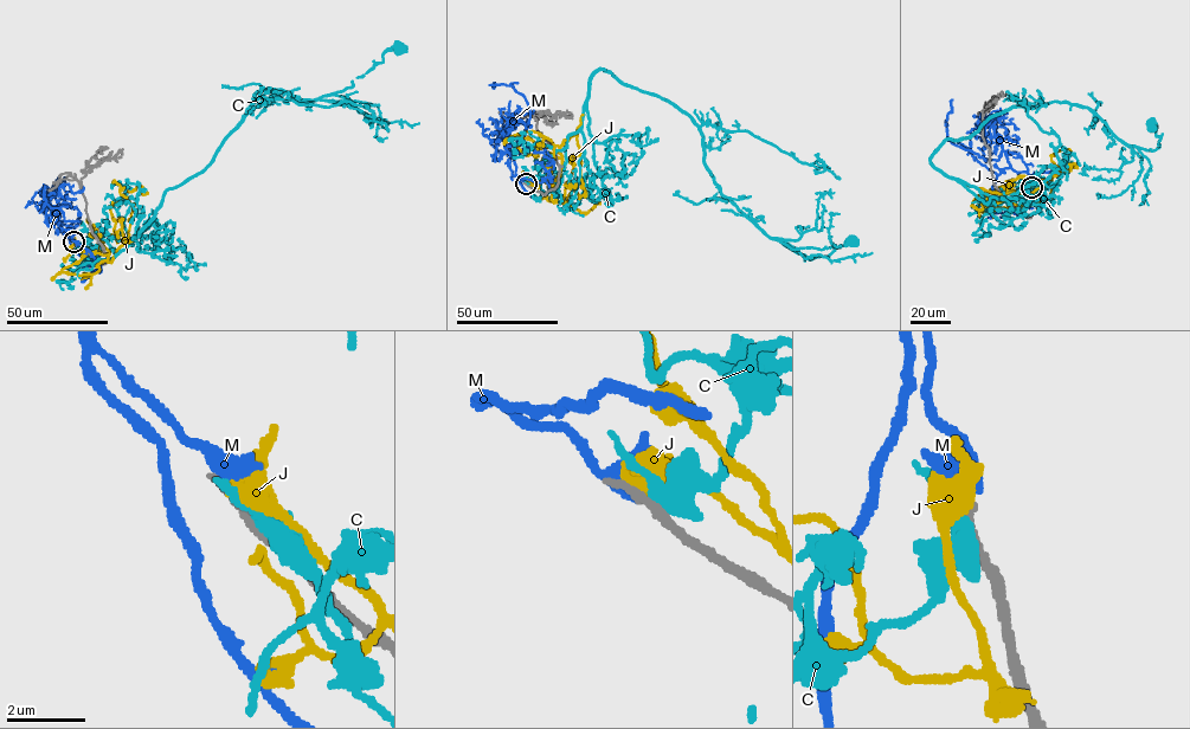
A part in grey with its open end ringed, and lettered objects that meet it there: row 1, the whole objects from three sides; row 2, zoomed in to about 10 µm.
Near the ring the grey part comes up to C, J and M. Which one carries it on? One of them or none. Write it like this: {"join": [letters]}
{"join": []}

